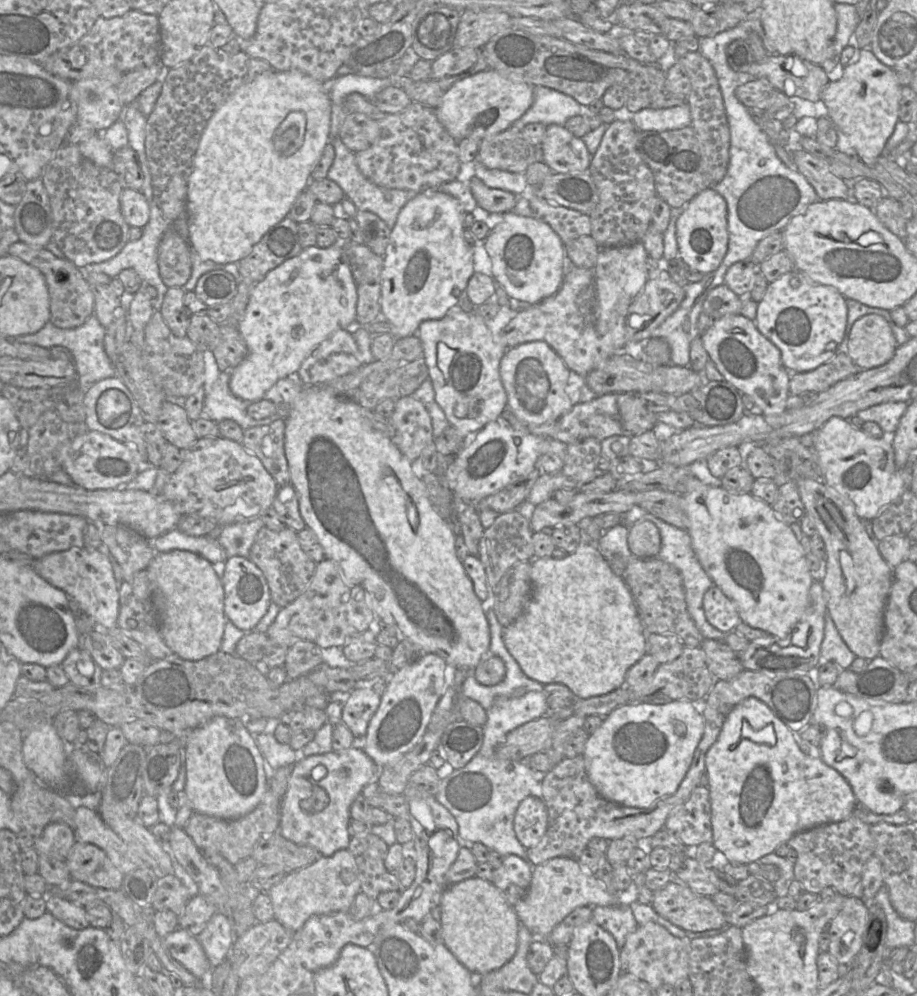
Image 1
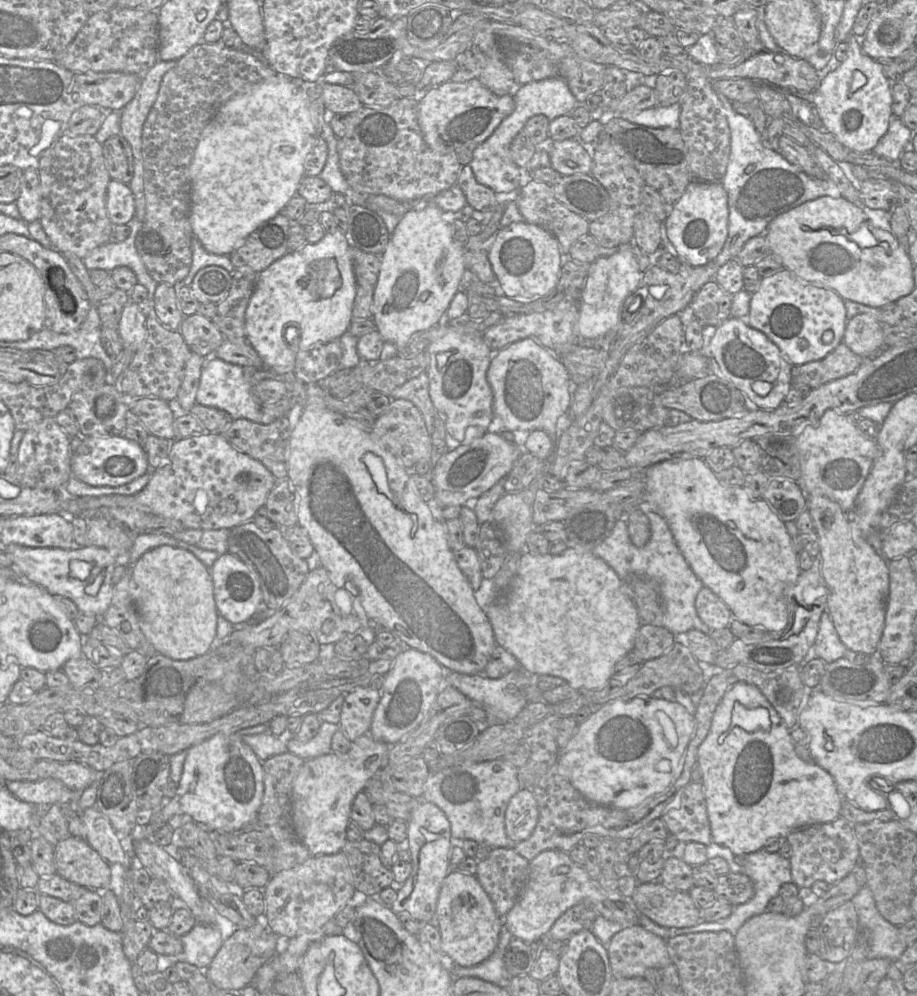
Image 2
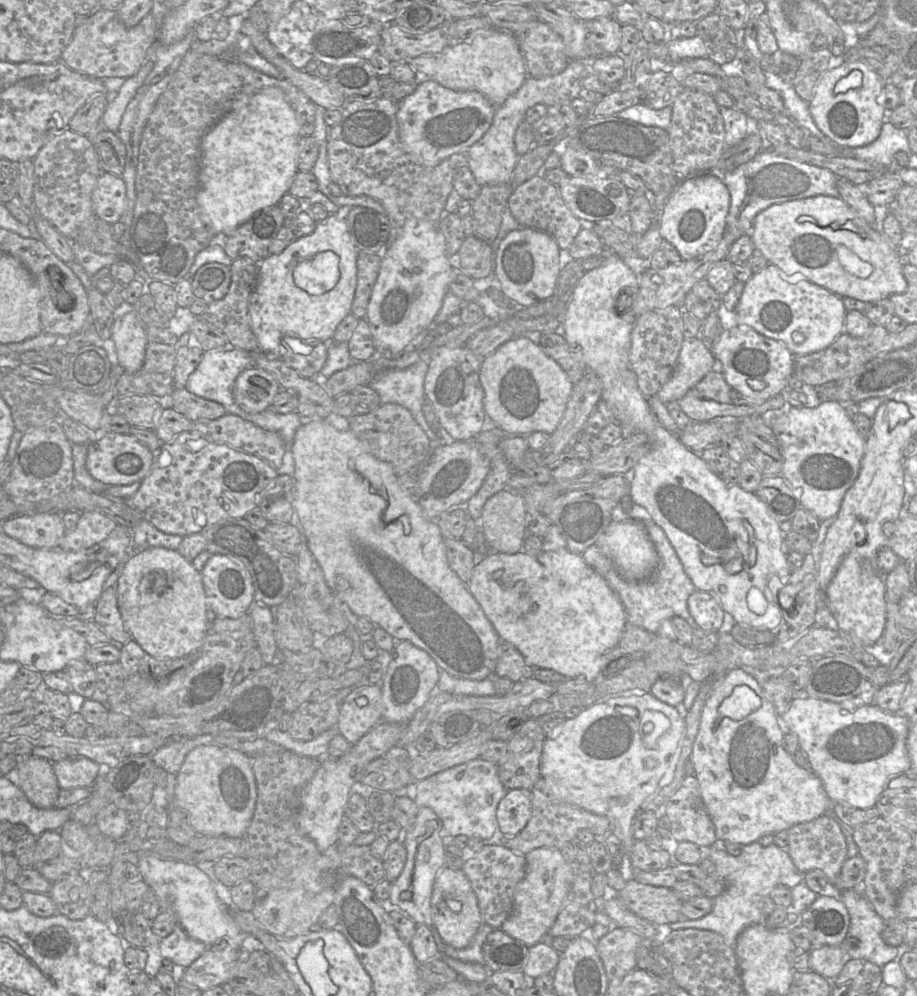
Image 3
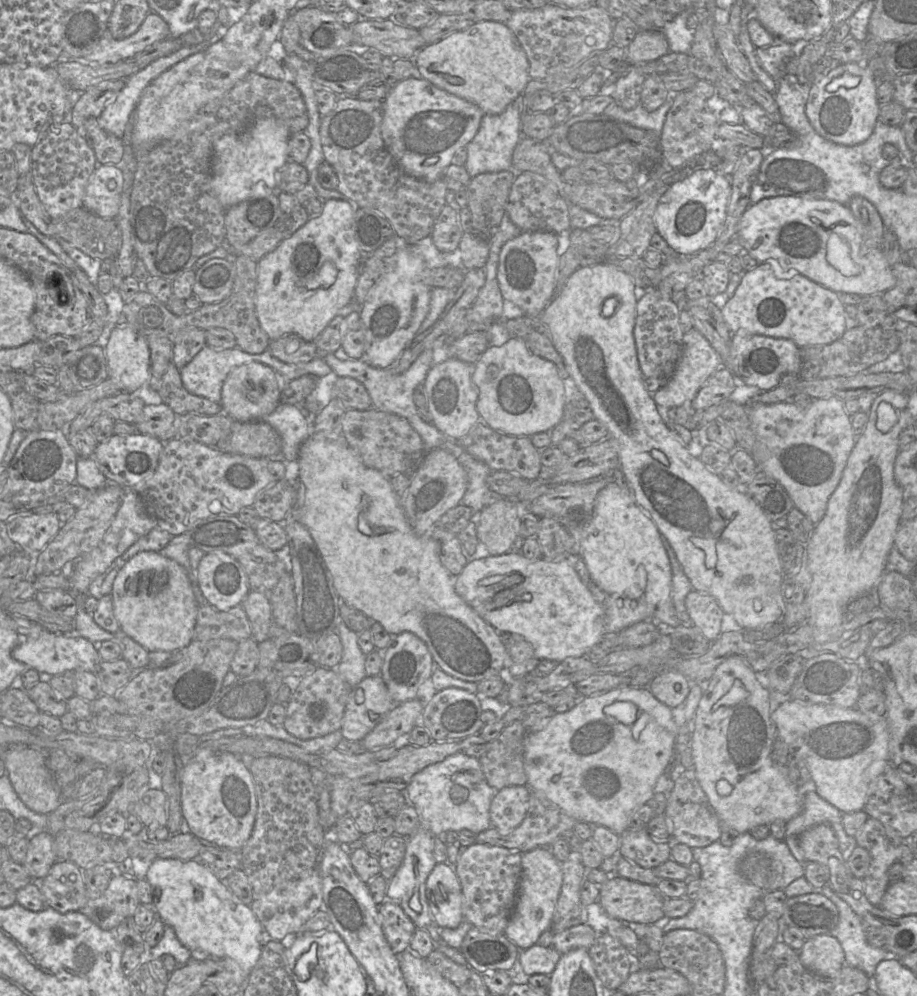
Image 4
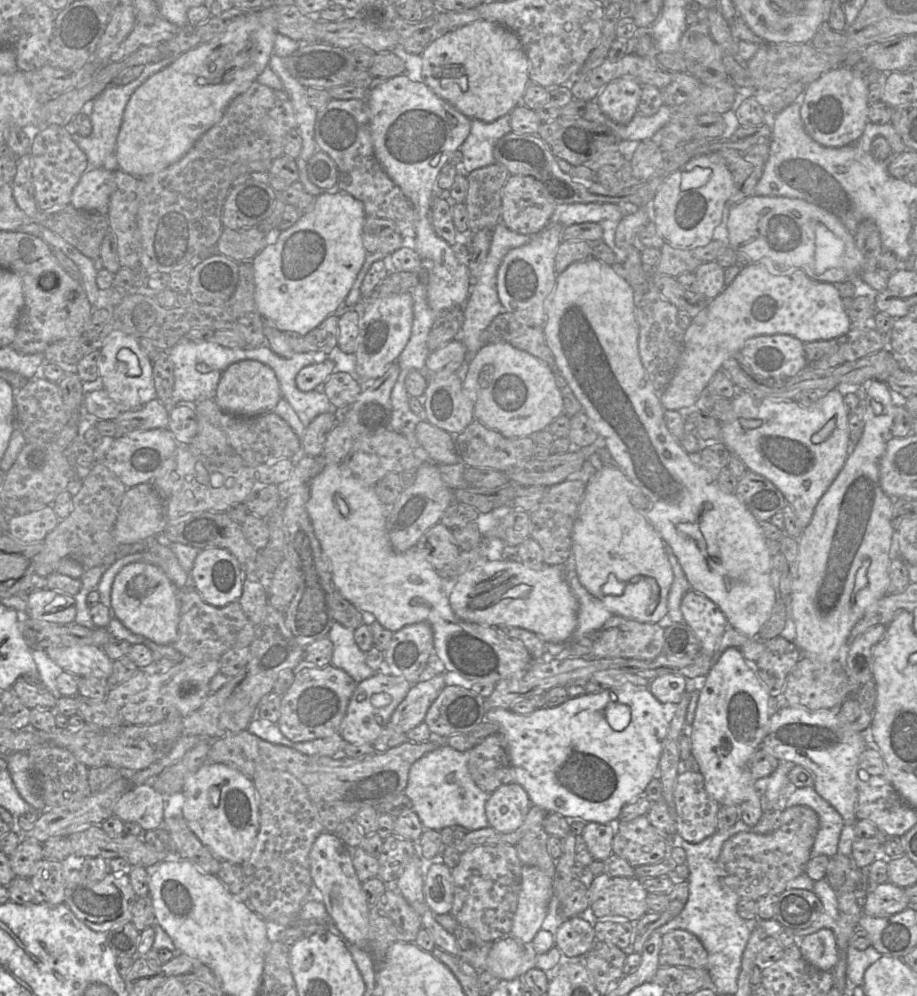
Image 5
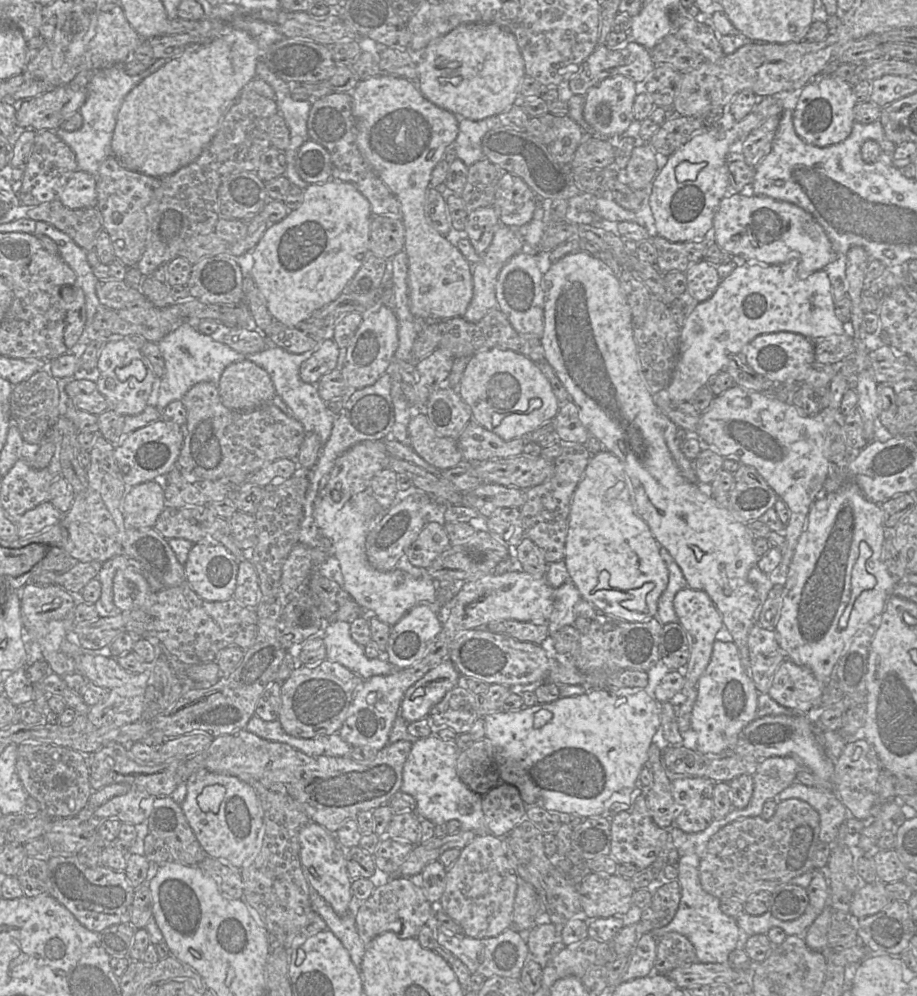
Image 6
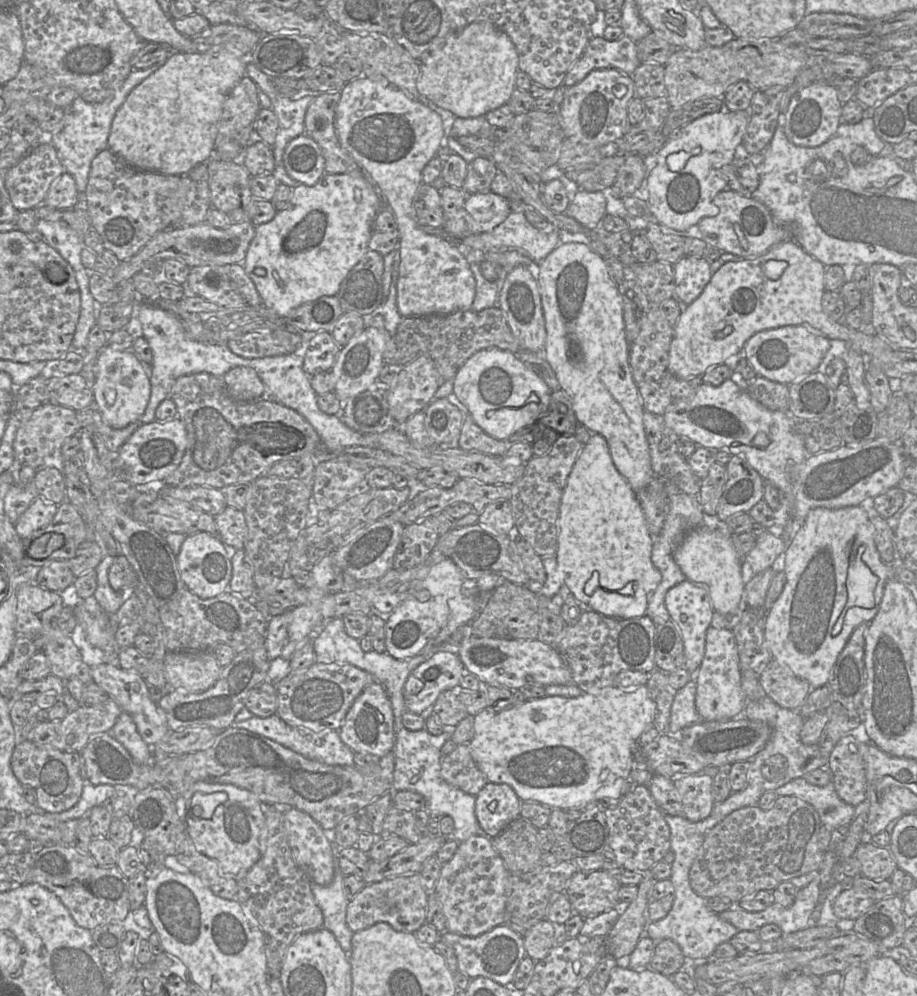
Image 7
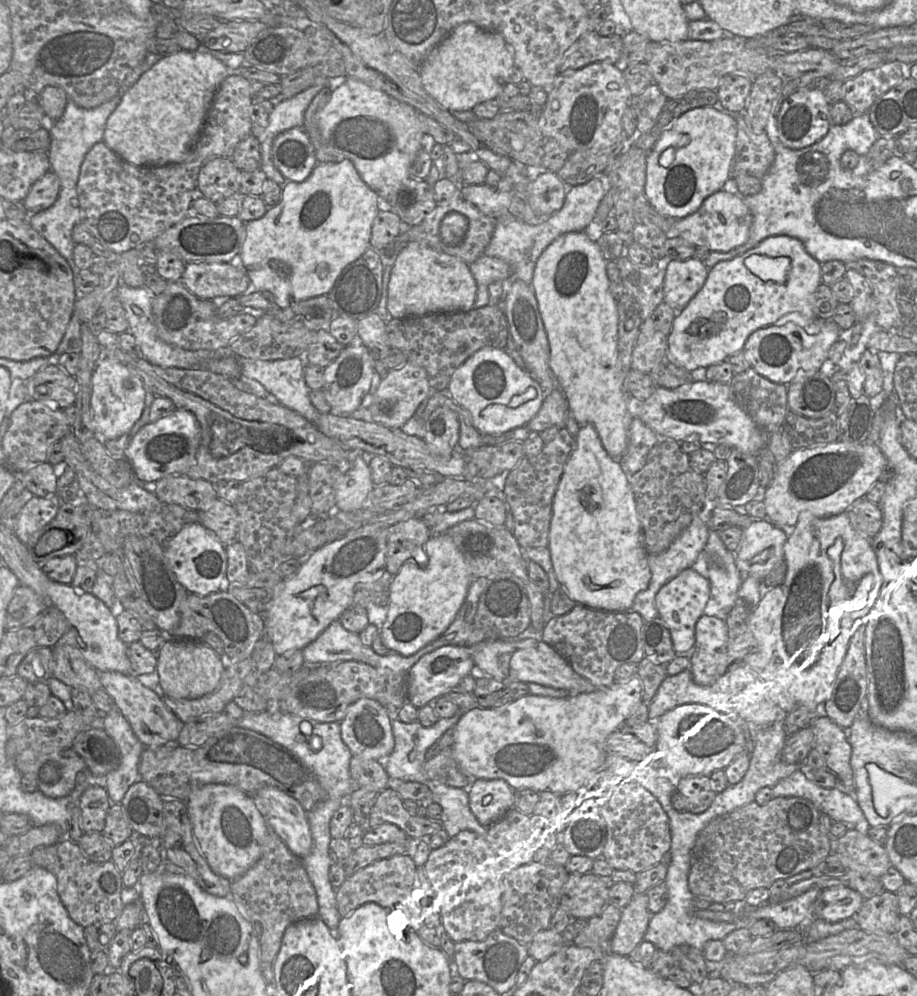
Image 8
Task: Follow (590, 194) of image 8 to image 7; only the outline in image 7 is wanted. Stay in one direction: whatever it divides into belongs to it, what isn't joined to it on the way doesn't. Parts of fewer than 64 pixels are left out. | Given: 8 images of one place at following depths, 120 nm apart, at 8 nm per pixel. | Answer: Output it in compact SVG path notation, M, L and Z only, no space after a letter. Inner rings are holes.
M579 189L565 211L587 229L594 229L606 215L606 199L603 191L587 192ZM510 212L507 218L490 232L480 234L470 234L463 238L450 237L442 228L433 228L429 225L421 225L422 229L430 235L443 238L448 242L452 242L464 256L466 252L471 250L481 250L488 252L489 250L509 250L514 249L527 255L532 261L541 263L545 257L552 252L561 242L561 232L555 229L552 232L544 232L533 227L526 219L522 212Z

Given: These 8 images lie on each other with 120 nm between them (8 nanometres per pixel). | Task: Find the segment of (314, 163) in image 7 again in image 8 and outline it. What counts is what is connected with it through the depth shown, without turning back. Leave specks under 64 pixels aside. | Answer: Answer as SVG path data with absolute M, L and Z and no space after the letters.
M301 128L278 134L272 144L272 160L287 181L305 181L318 163L314 147Z

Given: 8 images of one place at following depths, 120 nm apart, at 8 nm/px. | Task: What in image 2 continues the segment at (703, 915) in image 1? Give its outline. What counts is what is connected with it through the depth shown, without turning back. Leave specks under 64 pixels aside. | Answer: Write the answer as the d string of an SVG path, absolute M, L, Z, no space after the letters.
M659 881L640 883L631 896L640 915L645 915L662 927L686 928L702 923L700 909L688 892L669 888Z

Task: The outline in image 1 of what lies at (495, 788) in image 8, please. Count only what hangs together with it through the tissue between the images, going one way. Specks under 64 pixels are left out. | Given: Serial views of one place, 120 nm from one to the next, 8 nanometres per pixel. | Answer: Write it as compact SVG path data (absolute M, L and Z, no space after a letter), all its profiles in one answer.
M538 792L521 801L515 812L514 831L517 839L526 849L540 842L547 826L547 808Z

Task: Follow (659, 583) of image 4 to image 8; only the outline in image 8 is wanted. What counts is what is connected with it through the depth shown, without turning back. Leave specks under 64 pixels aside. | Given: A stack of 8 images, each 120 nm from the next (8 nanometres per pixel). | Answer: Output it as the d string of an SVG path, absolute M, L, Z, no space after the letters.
M592 424L581 425L580 430L575 437L574 449L566 462L563 474L556 489L552 504L552 519L550 524L548 549L551 553L555 572L561 581L562 586L566 587L570 596L578 603L578 605L607 612L628 612L632 611L637 595L639 593L649 593L649 589L651 589L653 583L651 556L644 545L641 522L637 513L636 501L629 483L629 478L623 471L621 465L614 461L607 453L596 428Z

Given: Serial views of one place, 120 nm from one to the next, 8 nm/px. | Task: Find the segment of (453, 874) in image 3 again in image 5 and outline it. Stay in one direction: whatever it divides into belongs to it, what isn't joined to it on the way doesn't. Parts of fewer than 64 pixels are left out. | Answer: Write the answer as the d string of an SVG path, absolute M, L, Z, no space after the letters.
M434 860L424 878L423 893L427 906L434 914L450 913L454 899L451 869L440 860Z

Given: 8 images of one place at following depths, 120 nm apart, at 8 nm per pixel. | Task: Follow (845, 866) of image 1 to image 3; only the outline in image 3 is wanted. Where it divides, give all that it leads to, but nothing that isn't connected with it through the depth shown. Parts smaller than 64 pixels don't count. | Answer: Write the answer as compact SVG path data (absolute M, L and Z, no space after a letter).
M826 813L815 820L791 827L788 830L788 841L788 854L801 873L820 870L826 876L829 884L836 887L843 863L848 858L848 851L845 836L834 815Z

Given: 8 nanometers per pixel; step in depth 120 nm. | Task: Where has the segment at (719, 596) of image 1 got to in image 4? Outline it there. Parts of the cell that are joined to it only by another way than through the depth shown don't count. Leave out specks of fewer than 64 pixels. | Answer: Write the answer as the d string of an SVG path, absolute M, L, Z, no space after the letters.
M691 590L685 598L685 607L692 621L710 642L721 634L724 611L711 595Z

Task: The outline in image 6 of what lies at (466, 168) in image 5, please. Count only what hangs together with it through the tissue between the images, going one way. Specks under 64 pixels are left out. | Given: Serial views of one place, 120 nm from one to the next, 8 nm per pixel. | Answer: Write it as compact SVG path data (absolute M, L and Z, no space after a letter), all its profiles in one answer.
M454 114L458 120L458 135L454 141L457 158L467 167L484 159L482 139L484 135L496 127L501 126L497 116L474 121Z

